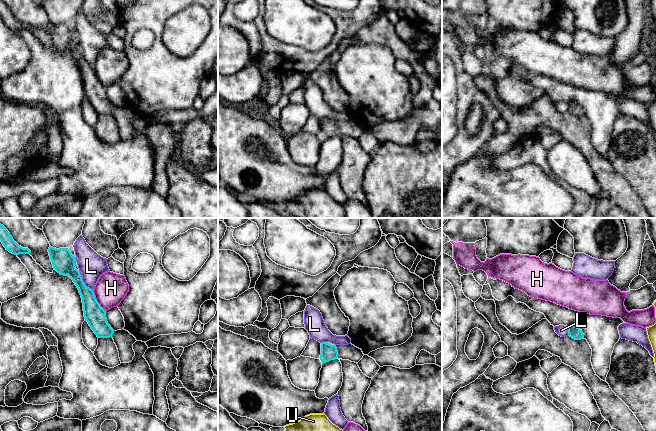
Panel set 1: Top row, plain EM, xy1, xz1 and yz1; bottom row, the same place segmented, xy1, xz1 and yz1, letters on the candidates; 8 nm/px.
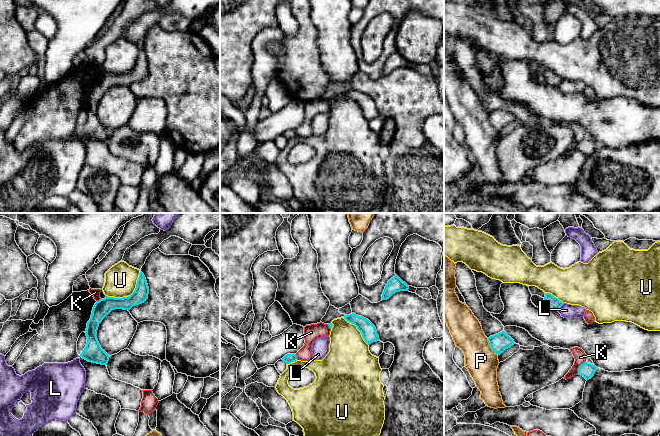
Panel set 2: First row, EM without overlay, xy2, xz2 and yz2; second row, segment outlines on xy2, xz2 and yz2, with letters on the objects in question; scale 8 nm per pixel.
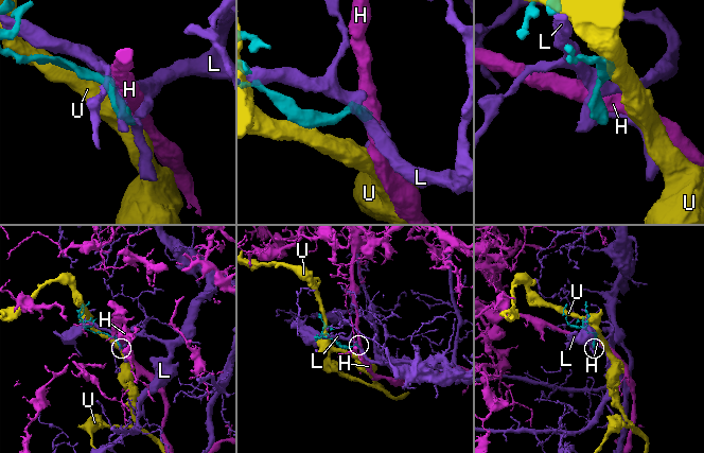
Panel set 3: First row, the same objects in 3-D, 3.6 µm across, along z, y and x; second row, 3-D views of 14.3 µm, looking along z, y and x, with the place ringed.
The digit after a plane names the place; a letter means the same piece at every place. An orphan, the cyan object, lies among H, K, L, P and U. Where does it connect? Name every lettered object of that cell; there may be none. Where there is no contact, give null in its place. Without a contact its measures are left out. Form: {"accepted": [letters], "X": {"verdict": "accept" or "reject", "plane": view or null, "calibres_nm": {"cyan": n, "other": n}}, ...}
{"accepted": [], "H": {"verdict": "reject", "plane": "xy1", "calibres_nm": {"cyan": 170, "other": 260}}, "K": {"verdict": "reject", "plane": "yz2", "calibres_nm": {"cyan": 120, "other": 100}}, "L": {"verdict": "reject", "plane": "xy1", "calibres_nm": {"cyan": 180, "other": 220}}, "P": {"verdict": "reject", "plane": "yz2", "calibres_nm": {"cyan": 150, "other": 260}}, "U": {"verdict": "reject", "plane": "xy2", "calibres_nm": {"cyan": 140, "other": 260}}}

